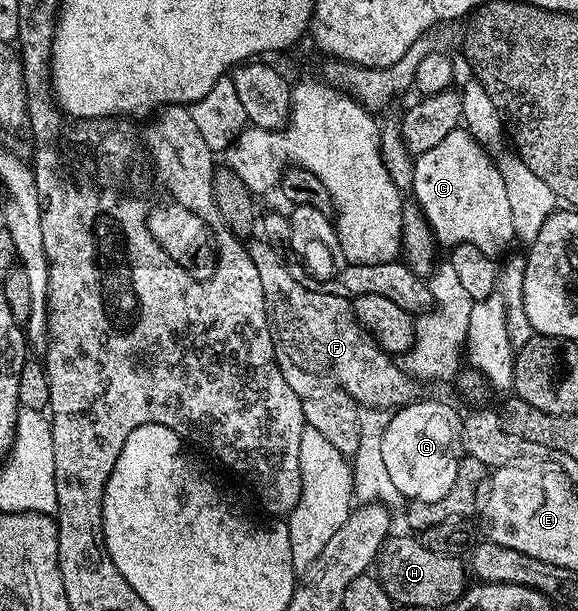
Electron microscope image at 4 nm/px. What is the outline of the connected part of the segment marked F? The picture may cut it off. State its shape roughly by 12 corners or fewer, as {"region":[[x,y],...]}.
{"region":[[247,244],[275,361],[363,408],[414,401],[416,381],[356,322],[306,288],[278,247]]}

